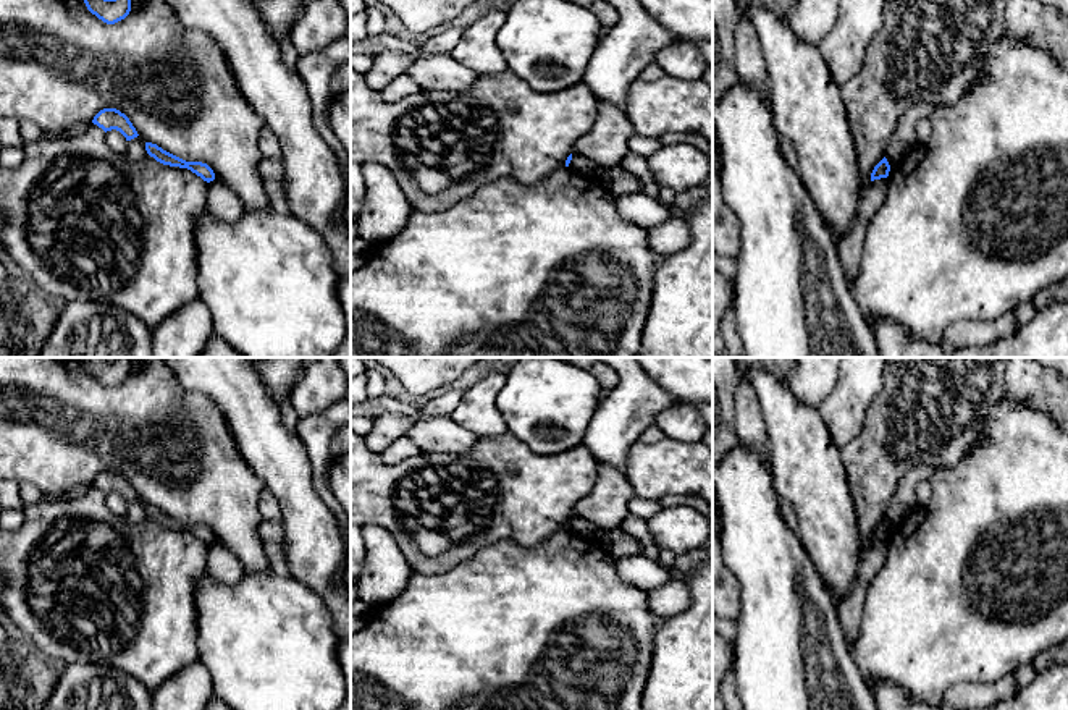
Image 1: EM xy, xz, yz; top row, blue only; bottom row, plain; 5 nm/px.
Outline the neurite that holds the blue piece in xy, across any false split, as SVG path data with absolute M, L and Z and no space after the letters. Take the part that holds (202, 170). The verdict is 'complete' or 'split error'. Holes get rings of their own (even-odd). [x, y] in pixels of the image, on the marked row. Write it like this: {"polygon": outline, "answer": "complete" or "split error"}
{"polygon": "M145 142L145 150L150 157L153 157L157 162L160 162L163 165L187 168L207 183L215 180L215 173L207 163L186 162L152 142Z", "answer": "complete"}

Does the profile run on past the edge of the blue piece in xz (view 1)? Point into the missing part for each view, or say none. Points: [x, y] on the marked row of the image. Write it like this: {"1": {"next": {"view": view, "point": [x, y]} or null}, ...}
{"1": {"next": null}}

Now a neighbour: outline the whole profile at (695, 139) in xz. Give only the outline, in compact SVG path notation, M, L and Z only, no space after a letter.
M667 133L659 137L661 146L671 146L671 144L690 144L701 150L709 158L713 157L713 146L706 137L703 137L698 133Z

